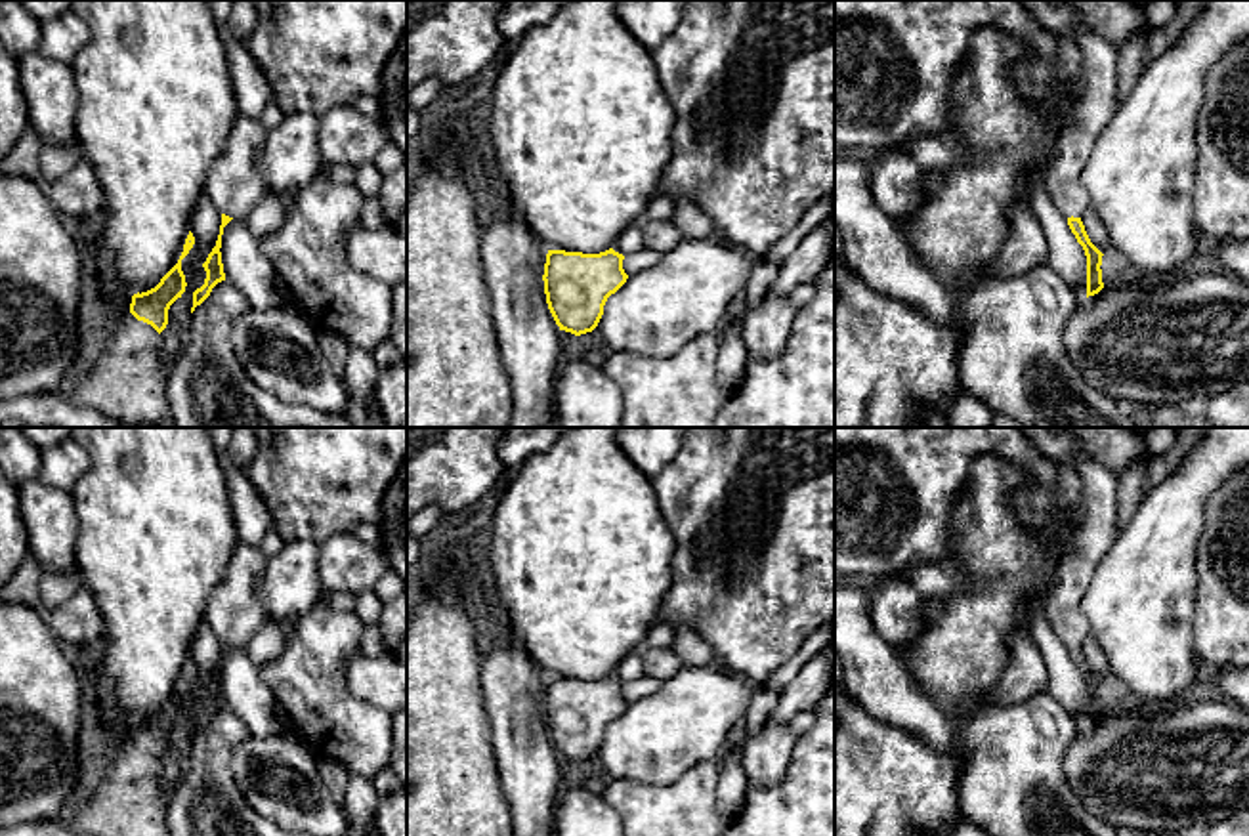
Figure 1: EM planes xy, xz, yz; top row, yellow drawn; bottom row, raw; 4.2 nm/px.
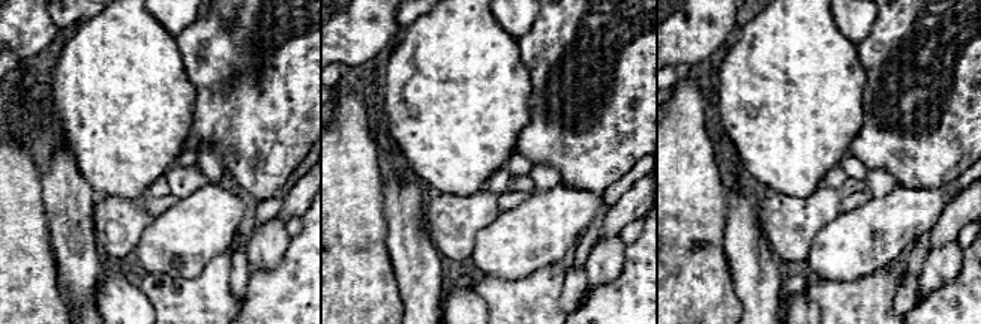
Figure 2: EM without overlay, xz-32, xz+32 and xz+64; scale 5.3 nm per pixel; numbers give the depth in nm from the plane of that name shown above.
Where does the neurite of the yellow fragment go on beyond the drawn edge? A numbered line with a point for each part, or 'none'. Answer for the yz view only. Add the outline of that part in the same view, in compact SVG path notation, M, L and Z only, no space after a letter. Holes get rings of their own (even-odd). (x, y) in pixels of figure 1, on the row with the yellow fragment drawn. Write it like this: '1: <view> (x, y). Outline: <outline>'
1: yz (1062, 178). Outline: M1018 0L1033 8L1035 17L1060 36L1073 34L1081 52L1081 97L1060 134L1052 162L1043 170L1043 183L1060 214L1081 218L1089 206L1083 170L1096 139L1115 115L1119 50L1087 31L1068 0Z

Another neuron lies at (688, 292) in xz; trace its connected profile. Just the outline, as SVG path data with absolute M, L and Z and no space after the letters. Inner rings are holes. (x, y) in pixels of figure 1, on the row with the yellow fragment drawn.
M682 240L670 252L626 279L607 298L598 330L603 342L617 353L642 357L672 357L689 340L722 330L731 300L747 286L756 263L764 258L743 248L730 248L714 240Z

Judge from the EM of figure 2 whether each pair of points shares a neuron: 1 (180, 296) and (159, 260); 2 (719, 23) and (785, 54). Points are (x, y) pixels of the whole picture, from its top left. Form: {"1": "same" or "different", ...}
{"1": "different", "2": "different"}

